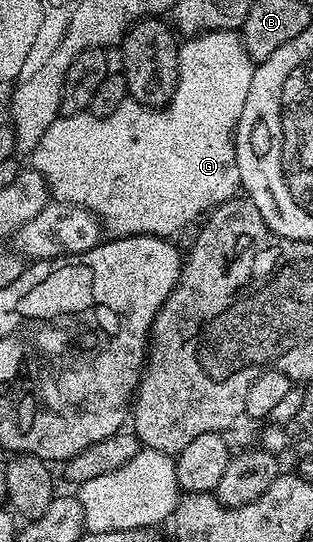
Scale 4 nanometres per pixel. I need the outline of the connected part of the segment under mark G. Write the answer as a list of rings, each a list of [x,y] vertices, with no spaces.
[[[217,31],[216,33],[200,33],[197,37],[186,38],[179,47],[179,81],[175,85],[175,93],[171,100],[162,107],[143,105],[140,101],[128,99],[113,111],[113,115],[92,120],[91,129],[84,133],[58,133],[52,131],[41,135],[41,143],[29,154],[30,168],[40,173],[45,179],[50,196],[56,201],[65,201],[72,205],[85,207],[95,214],[105,226],[112,238],[136,237],[137,235],[153,235],[154,237],[174,238],[178,229],[183,229],[193,221],[198,222],[204,215],[210,214],[217,203],[234,198],[240,192],[239,168],[235,158],[235,128],[241,119],[241,111],[245,107],[245,99],[249,95],[249,83],[253,83],[255,65],[247,48],[243,46],[240,34],[235,31]]]

